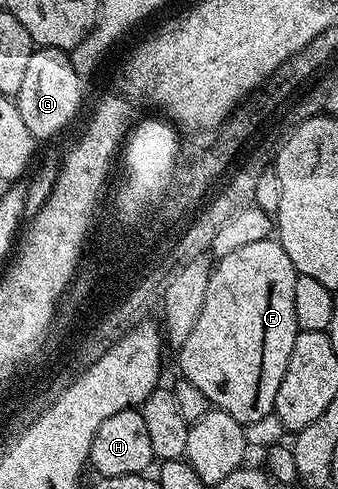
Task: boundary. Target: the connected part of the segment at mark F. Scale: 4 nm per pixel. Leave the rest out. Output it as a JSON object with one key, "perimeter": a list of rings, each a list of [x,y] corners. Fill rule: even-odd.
{"perimeter":[[[274,238],[252,242],[228,254],[213,265],[204,310],[200,310],[200,318],[196,318],[196,326],[192,326],[192,334],[188,334],[184,346],[177,349],[178,364],[185,380],[197,386],[213,407],[232,414],[232,418],[244,426],[274,411],[276,390],[280,390],[280,382],[284,378],[284,370],[288,370],[288,358],[292,358],[292,346],[299,333],[295,309],[298,276],[292,266],[292,258],[284,254],[284,246]]]}

